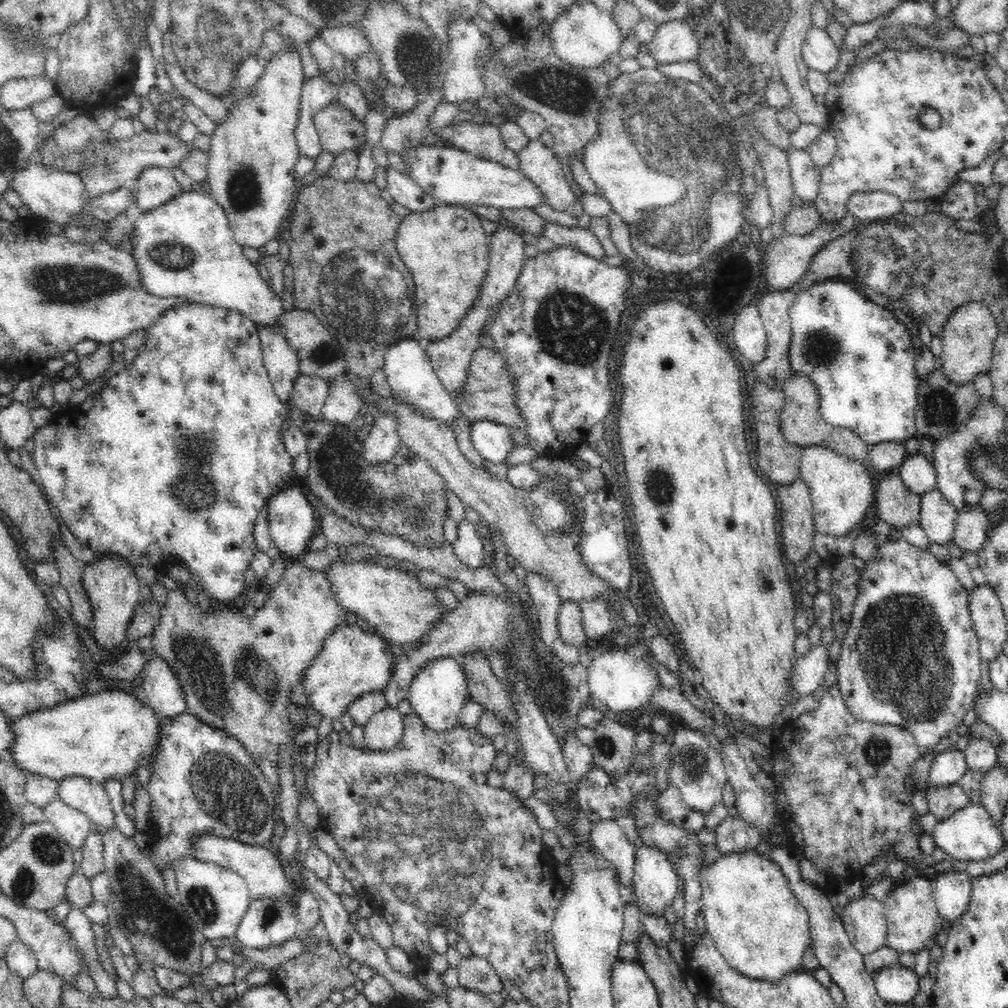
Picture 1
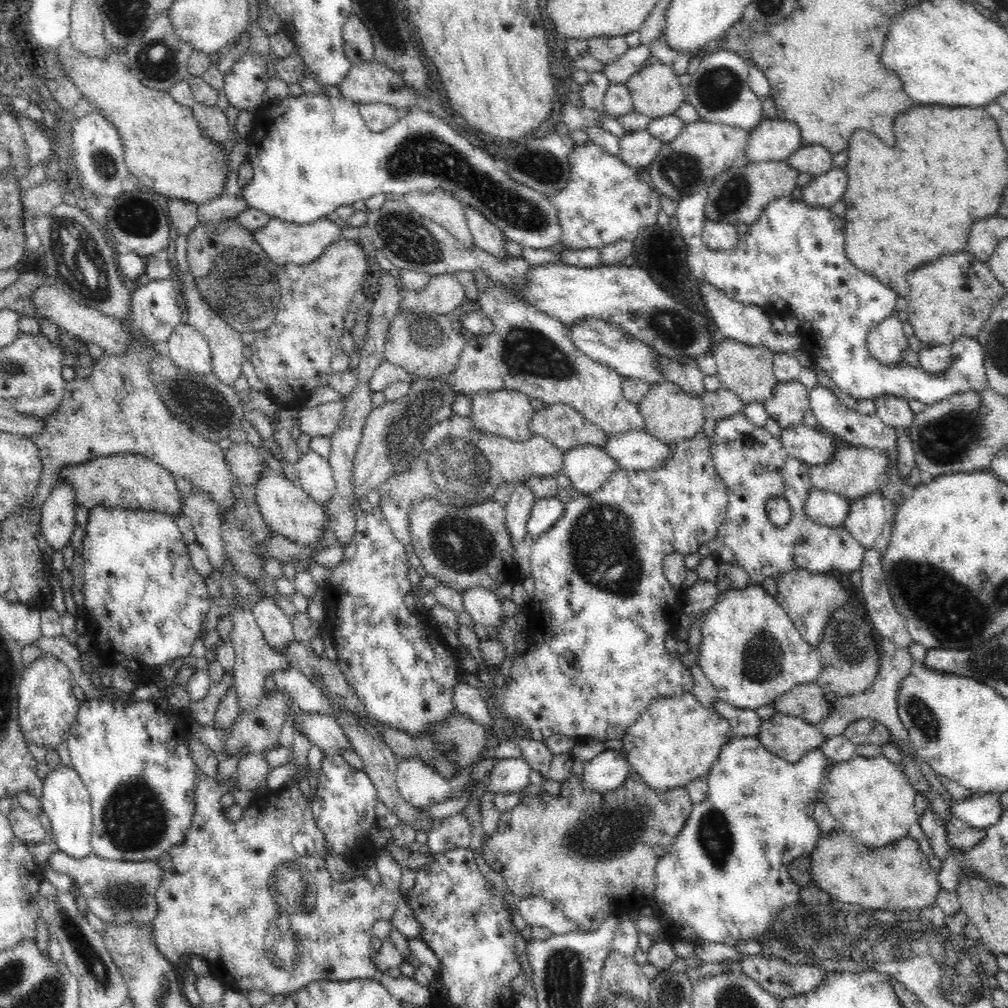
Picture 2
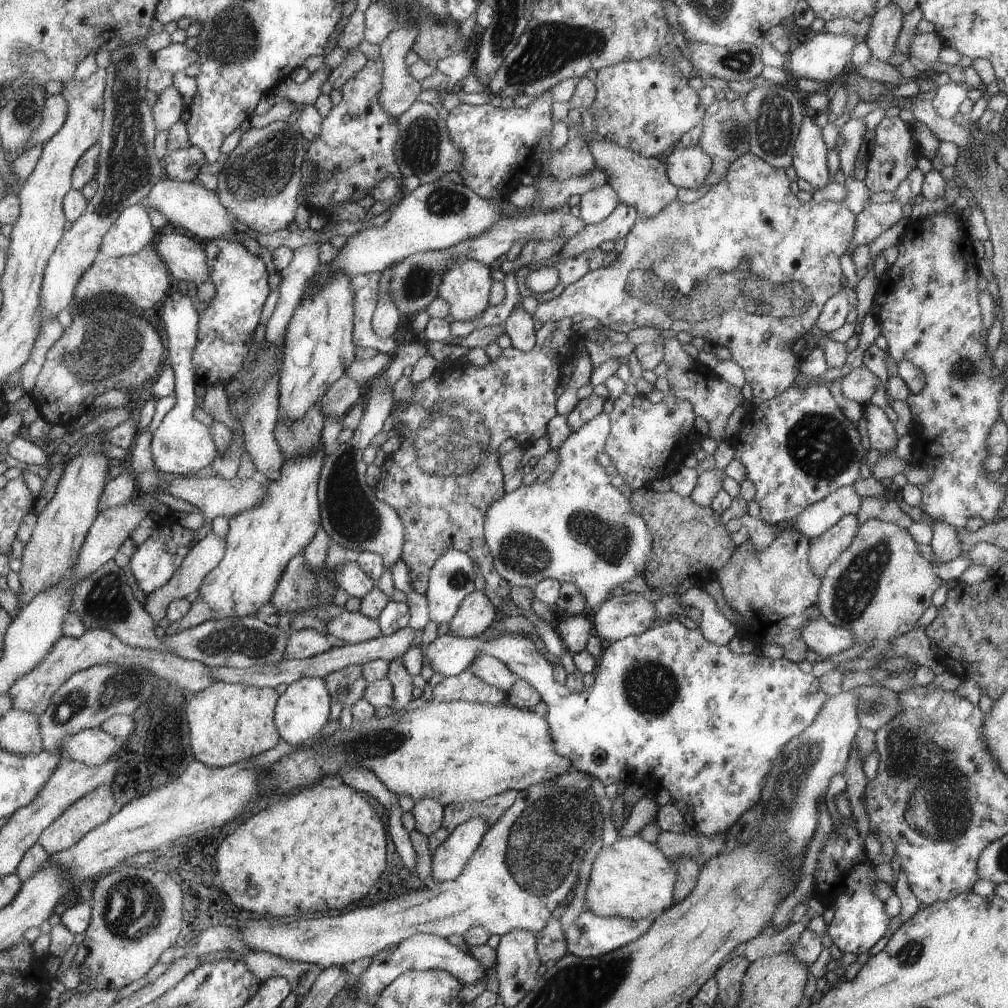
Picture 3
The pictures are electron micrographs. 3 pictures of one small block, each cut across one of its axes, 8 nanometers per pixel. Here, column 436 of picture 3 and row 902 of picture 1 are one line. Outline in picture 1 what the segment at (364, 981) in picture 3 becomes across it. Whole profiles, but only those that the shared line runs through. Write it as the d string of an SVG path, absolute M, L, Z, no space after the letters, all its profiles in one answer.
M966 871L942 873L932 881L935 903L945 926L952 926L968 910L972 896L972 877Z

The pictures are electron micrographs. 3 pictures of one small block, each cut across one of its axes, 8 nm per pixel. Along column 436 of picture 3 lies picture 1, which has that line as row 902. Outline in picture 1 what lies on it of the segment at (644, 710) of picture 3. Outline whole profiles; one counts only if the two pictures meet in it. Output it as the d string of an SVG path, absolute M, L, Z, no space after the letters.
M656 843L636 848L634 890L637 906L644 914L664 915L678 892L677 874L668 854Z

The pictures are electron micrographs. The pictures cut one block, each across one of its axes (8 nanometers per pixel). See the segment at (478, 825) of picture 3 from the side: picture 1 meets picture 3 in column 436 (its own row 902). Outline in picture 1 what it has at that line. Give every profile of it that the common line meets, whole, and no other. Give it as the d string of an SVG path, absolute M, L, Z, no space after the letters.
M862 892L858 898L850 899L840 915L852 945L863 957L886 947L887 921L878 899Z

